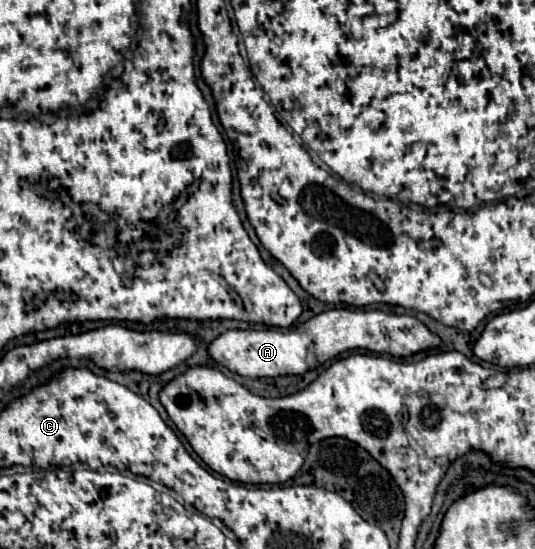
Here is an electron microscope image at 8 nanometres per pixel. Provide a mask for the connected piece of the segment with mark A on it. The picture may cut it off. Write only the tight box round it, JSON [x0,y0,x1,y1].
[209,309,441,379]

